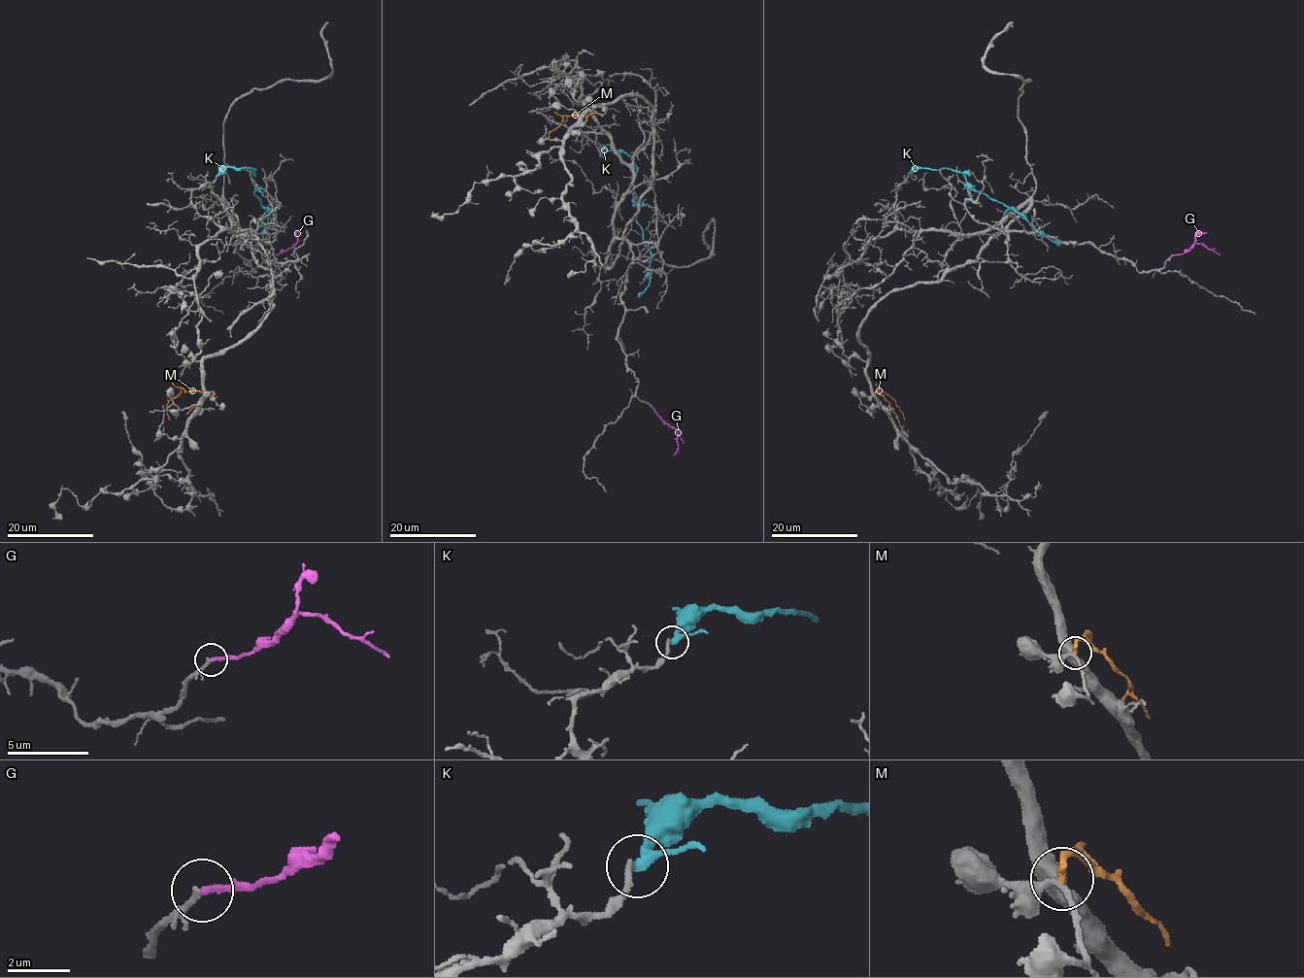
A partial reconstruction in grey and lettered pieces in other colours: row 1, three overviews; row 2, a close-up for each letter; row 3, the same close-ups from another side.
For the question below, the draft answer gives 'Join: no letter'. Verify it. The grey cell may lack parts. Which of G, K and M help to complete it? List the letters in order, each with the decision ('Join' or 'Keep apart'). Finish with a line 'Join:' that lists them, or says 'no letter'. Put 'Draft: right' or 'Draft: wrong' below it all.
G: Join
K: Keep apart
M: Keep apart
Join: G
Draft: wrong

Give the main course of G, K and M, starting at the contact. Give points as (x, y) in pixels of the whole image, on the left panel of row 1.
G: (272, 254), (295, 244), (292, 254)
K: (217, 176), (227, 167), (254, 169), (251, 170), (254, 193), (268, 212), (267, 236), (256, 244)
M: (214, 395), (213, 392), (187, 392), (181, 387), (180, 393), (167, 404), (170, 420)

